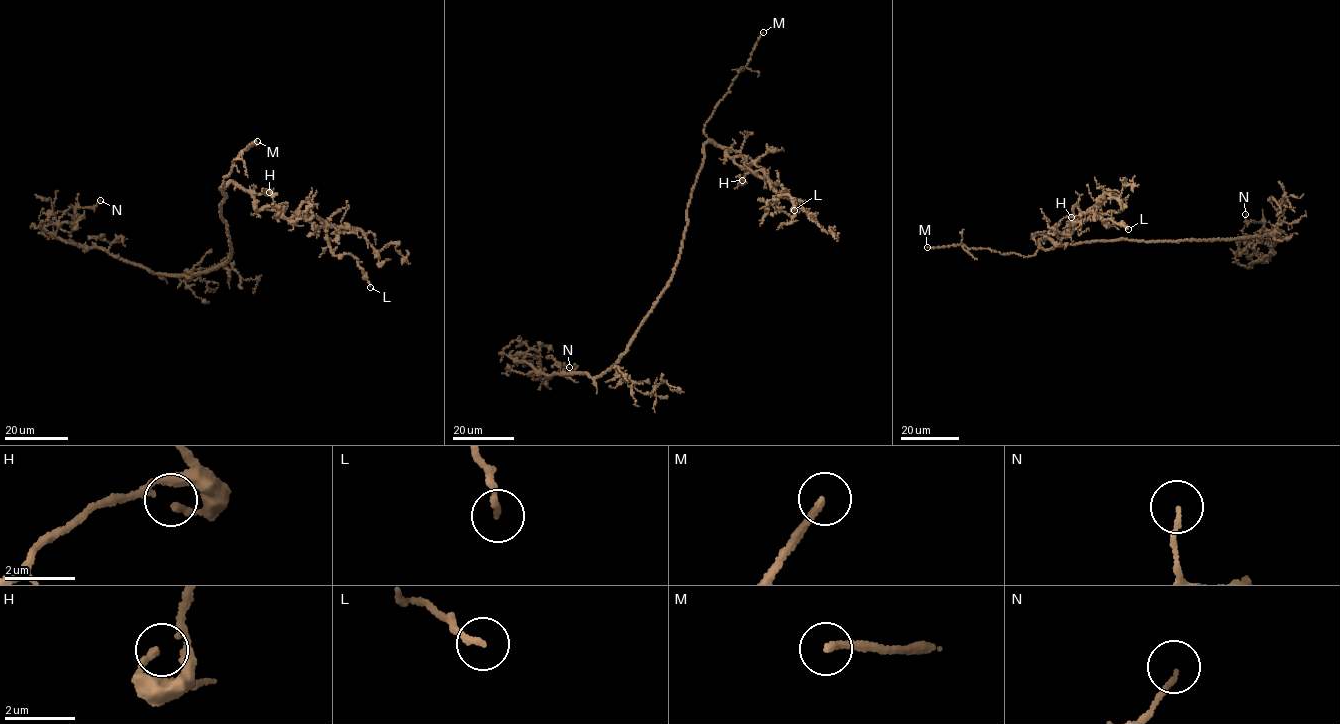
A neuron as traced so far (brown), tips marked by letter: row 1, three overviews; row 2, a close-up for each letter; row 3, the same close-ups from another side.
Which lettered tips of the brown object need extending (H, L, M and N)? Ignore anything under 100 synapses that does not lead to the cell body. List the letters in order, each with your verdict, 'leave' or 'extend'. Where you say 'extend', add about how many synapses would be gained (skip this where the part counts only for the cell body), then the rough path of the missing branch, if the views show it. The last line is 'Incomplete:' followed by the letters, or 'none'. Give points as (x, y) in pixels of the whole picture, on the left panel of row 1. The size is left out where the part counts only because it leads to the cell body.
H: leave
L: leave
M: extend | (257, 141), (262, 151), (240, 152), (230, 149), (207, 131), (190, 123), (179, 127)
N: leave
Incomplete: M

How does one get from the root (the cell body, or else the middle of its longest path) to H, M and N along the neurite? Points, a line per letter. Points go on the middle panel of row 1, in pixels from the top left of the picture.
H: (684, 232), (687, 205), (707, 142), (740, 152), (745, 167), (742, 180)
M: (684, 232), (687, 205), (708, 139), (704, 132), (705, 122), (737, 73), (747, 63), (763, 32)
N: (684, 232), (672, 279), (610, 368), (591, 377), (581, 373), (528, 374), (544, 382), (565, 365), (569, 367)

